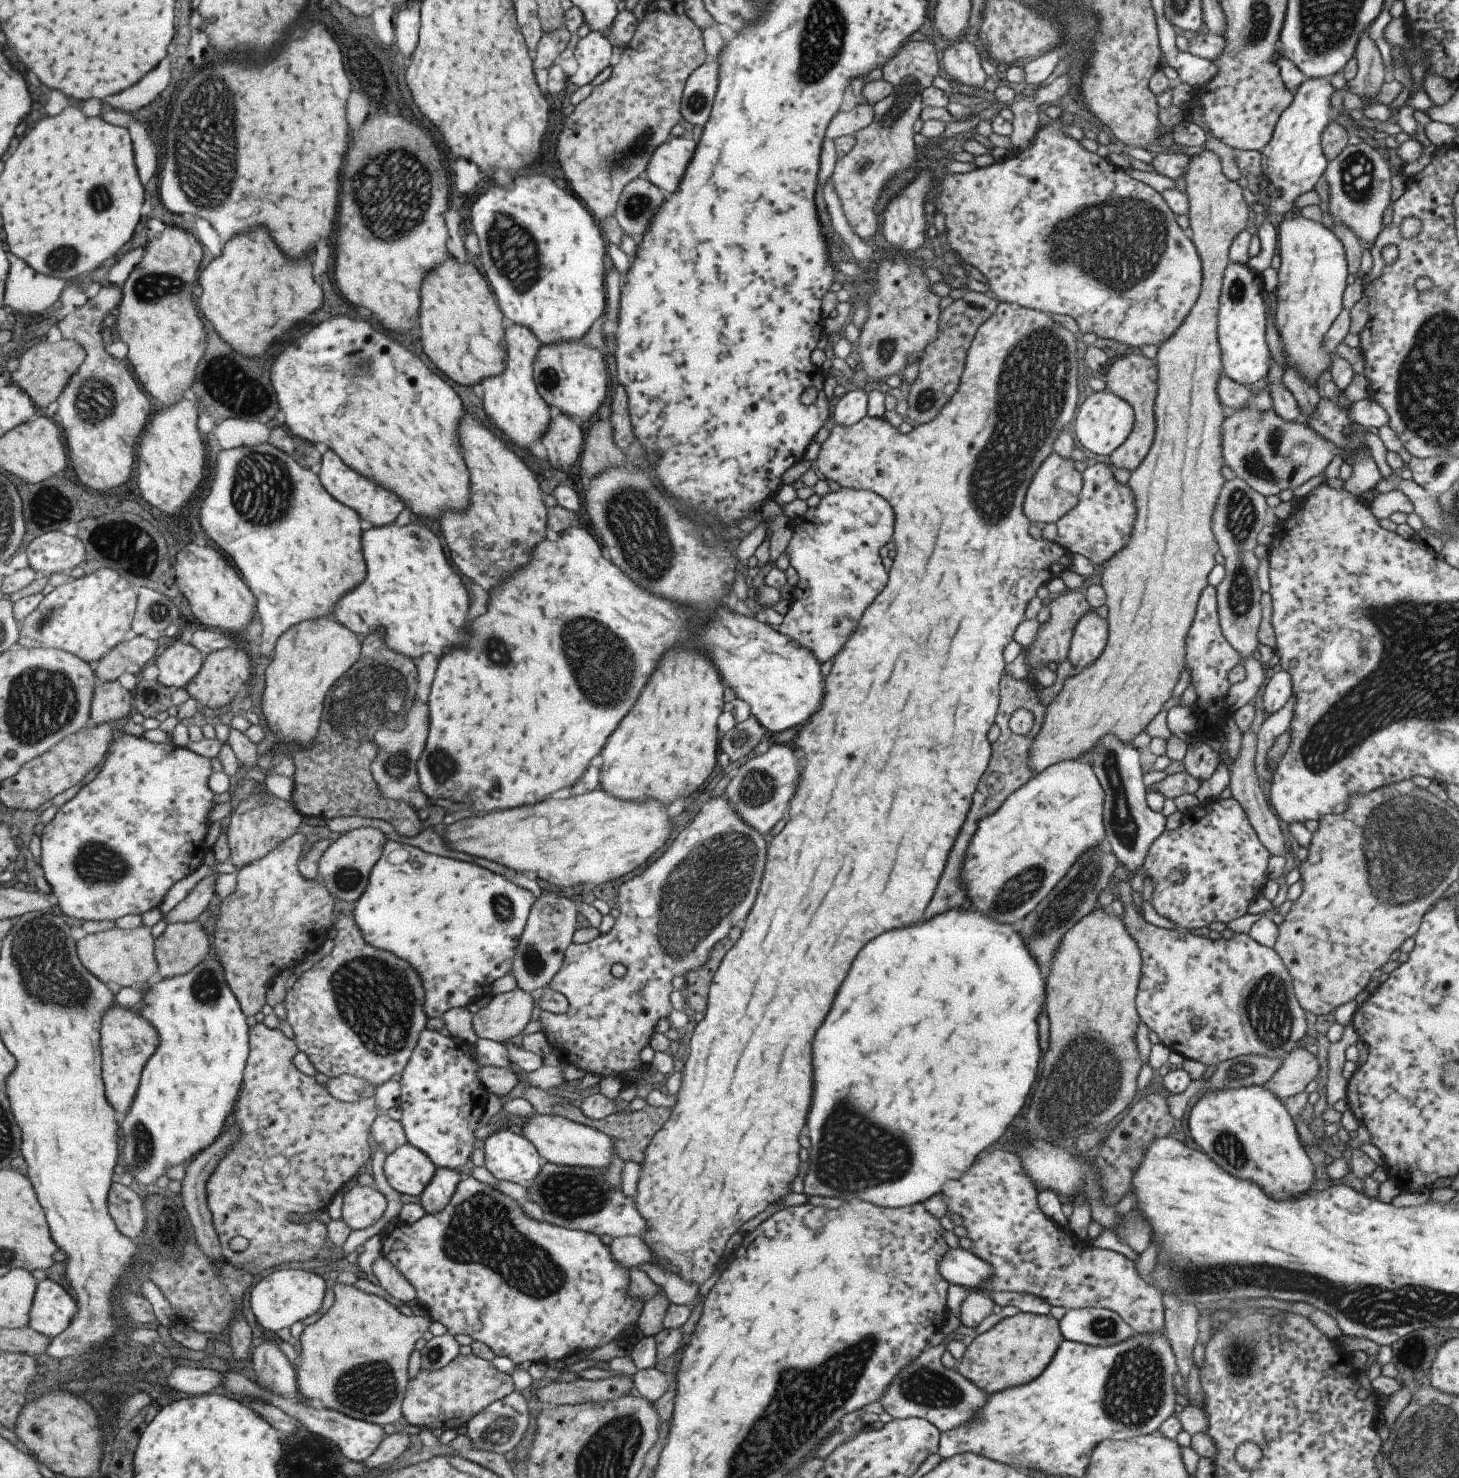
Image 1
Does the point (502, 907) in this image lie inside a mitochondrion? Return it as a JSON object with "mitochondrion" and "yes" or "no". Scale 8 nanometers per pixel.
{"mitochondrion":"yes"}

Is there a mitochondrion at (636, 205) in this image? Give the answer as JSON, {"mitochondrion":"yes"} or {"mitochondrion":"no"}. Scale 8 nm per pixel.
{"mitochondrion":"yes"}

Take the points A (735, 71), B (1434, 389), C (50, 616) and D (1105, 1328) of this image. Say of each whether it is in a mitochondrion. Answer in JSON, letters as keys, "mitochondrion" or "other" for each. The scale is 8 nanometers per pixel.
{"A":"other","B":"mitochondrion","C":"mitochondrion","D":"mitochondrion"}

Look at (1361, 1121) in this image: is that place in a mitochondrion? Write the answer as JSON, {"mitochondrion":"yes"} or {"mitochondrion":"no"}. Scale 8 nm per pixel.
{"mitochondrion":"no"}

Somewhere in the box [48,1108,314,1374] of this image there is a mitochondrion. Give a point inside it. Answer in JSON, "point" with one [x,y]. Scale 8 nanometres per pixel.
{"point":[143,1143]}

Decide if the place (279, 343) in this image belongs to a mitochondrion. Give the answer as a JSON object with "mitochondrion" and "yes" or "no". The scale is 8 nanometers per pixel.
{"mitochondrion":"no"}

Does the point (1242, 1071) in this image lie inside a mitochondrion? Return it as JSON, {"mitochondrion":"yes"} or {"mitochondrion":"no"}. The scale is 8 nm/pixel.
{"mitochondrion":"yes"}

